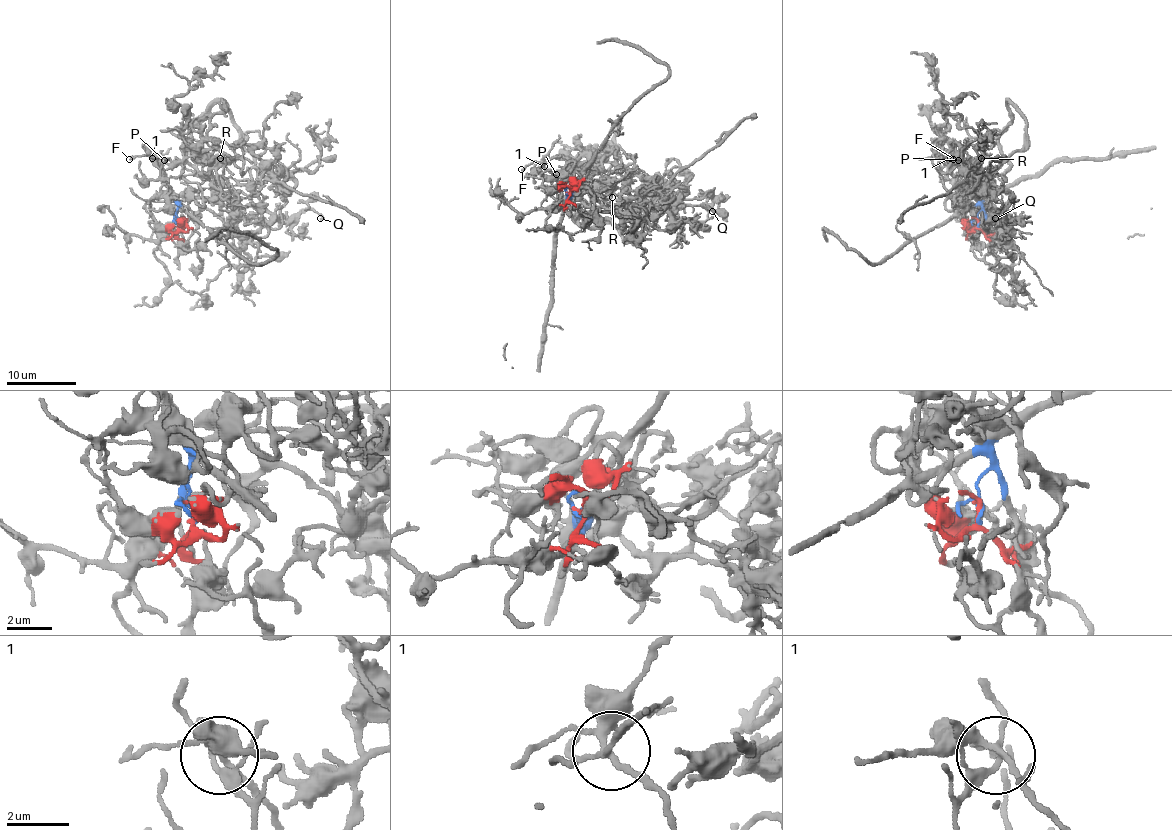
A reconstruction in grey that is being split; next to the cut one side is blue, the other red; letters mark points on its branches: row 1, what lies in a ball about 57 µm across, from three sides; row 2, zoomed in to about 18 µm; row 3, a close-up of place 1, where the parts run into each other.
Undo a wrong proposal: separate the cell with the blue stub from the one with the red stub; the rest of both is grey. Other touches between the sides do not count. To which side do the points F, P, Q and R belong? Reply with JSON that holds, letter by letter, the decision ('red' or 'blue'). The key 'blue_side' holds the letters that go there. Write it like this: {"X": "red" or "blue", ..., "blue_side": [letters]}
{"F": "blue", "P": "red", "Q": "red", "R": "red", "blue_side": ["F"]}

